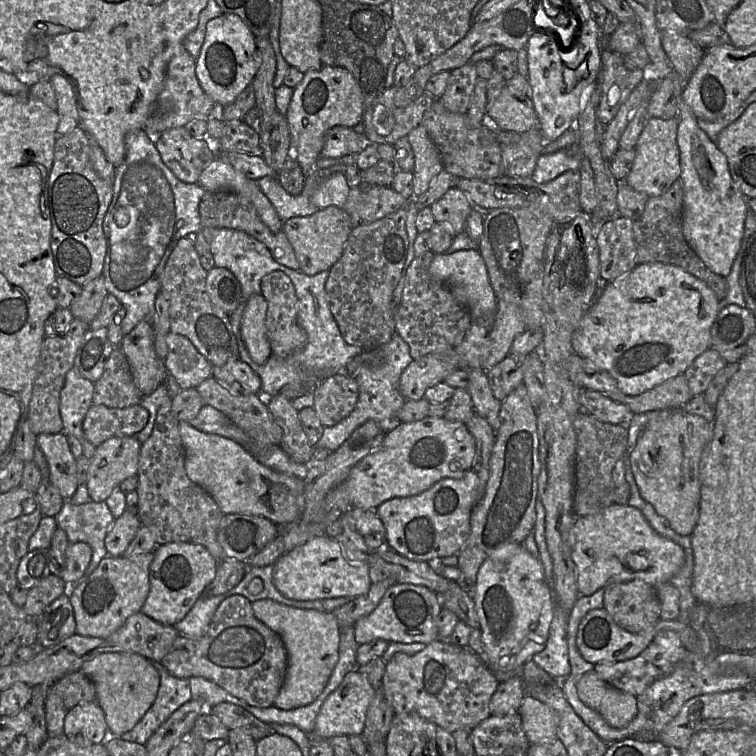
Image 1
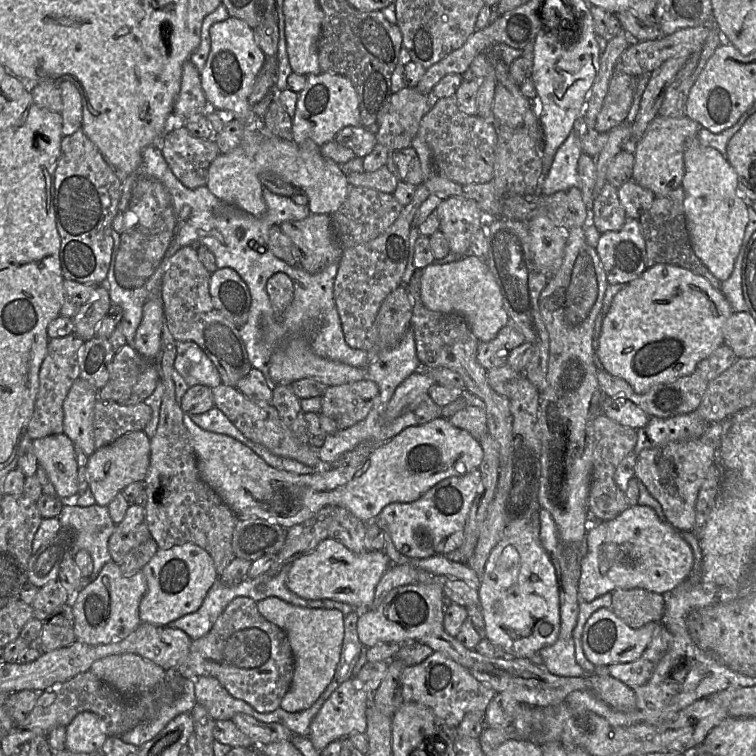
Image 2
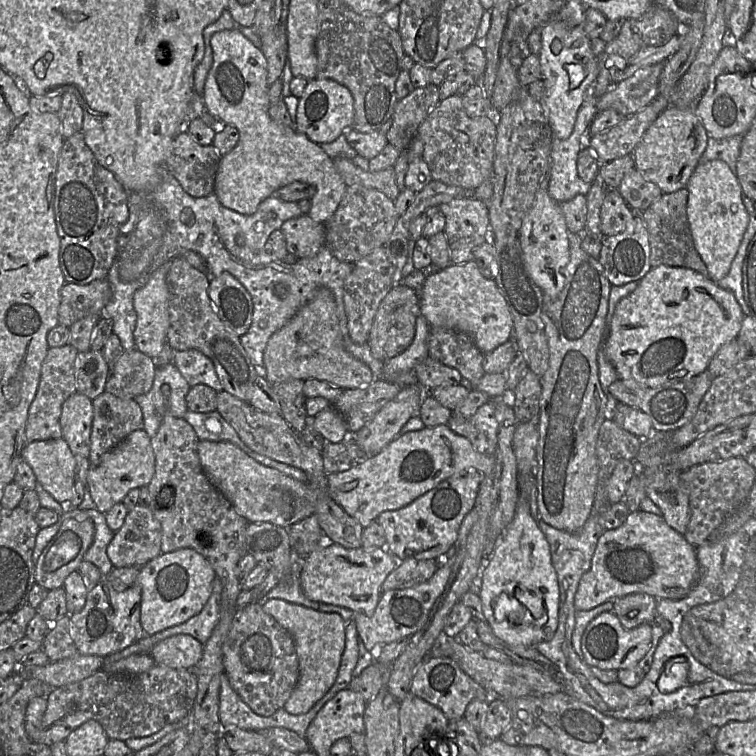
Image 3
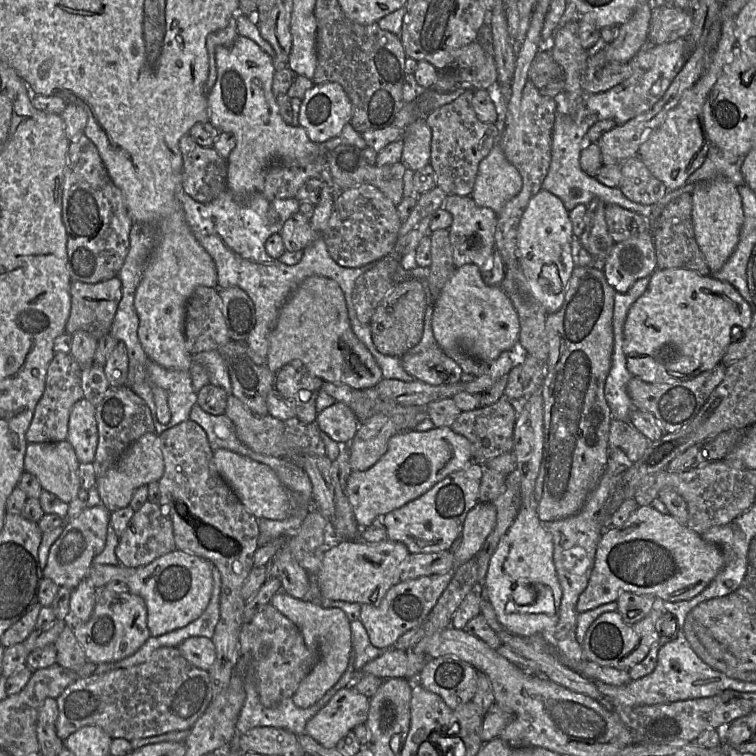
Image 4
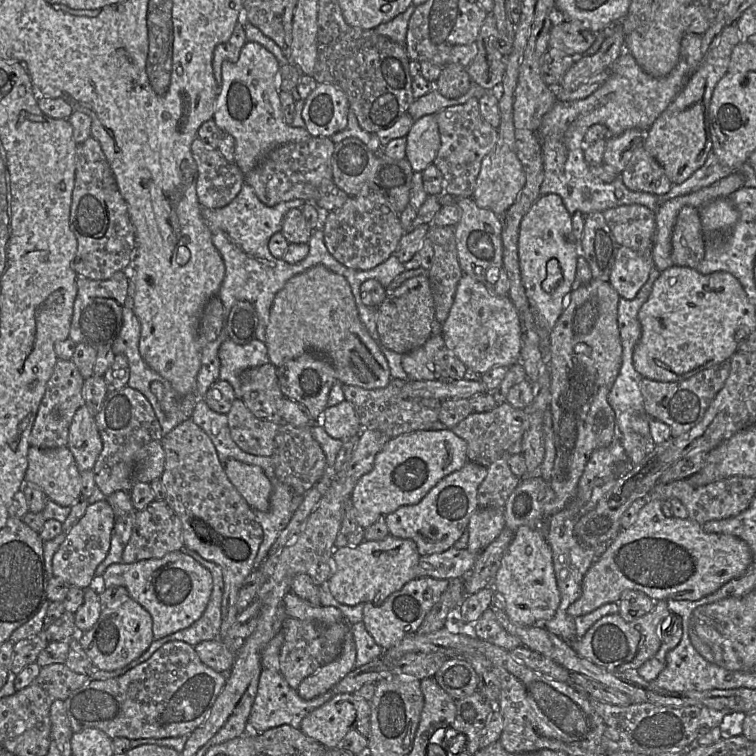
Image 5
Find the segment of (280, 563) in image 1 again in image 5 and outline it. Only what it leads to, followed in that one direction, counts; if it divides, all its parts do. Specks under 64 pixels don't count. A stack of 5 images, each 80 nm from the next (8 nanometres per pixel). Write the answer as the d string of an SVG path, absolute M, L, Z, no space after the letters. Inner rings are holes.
M389 535L380 541L363 541L355 547L335 548L333 572L327 580L332 596L340 603L354 606L359 603L382 604L388 596L416 578L420 554L411 539Z

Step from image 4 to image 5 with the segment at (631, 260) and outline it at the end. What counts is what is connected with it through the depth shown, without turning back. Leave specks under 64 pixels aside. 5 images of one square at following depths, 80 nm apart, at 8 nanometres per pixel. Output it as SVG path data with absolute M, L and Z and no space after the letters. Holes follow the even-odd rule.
M620 246L609 282L620 297L631 300L647 282L653 269L657 268L652 257L644 257L628 247Z

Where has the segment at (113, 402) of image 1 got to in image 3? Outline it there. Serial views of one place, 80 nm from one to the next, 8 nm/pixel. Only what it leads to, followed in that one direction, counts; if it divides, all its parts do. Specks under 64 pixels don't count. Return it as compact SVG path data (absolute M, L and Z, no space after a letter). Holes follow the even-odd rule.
M136 348L124 350L115 362L105 385L105 392L121 399L135 399L148 393L154 382L155 364Z

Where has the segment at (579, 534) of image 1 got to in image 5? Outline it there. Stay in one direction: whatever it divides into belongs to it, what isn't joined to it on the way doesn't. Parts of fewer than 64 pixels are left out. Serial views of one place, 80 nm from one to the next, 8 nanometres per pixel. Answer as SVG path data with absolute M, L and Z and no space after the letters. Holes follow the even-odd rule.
M648 498L634 524L622 529L591 565L582 581L582 594L570 605L568 614L572 617L582 616L605 604L618 603L626 590L644 592L654 601L697 601L716 592L730 580L741 577L751 562L752 553L745 541L728 534L706 533L700 524L689 518L666 517L662 511L662 500Z

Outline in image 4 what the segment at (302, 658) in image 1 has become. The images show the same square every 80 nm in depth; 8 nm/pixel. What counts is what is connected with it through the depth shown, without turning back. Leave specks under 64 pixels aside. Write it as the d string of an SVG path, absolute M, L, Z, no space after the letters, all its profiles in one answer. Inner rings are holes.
M283 591L273 595L270 604L300 629L307 647L319 649L319 661L300 682L291 697L297 707L308 708L320 700L337 683L349 665L352 654L350 621L339 608L323 608L308 600L295 598Z

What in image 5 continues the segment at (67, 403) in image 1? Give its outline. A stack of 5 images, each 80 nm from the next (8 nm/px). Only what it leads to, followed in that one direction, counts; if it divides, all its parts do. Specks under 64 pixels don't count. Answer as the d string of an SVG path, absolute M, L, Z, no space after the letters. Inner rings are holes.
M86 404L75 413L68 435L71 450L80 471L92 470L102 451L103 443L95 415Z

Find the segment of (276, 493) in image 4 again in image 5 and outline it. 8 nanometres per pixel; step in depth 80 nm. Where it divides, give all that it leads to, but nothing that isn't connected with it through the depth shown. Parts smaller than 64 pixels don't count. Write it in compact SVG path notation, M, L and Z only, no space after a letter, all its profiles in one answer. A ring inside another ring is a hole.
M228 459L224 463L224 470L230 482L254 511L269 510L272 485L260 467Z

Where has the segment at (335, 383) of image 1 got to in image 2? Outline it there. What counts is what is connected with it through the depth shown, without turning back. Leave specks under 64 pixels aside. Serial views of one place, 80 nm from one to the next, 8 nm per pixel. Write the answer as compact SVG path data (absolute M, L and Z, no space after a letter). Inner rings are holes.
M367 379L329 386L320 397L320 414L334 420L338 430L349 428L366 418L378 394L377 384Z

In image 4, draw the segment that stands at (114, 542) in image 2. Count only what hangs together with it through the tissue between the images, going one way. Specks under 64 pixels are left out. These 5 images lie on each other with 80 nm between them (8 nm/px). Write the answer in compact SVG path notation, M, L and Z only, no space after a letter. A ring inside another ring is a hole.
M147 501L139 510L134 512L127 528L119 538L116 556L119 560L119 564L136 568L148 565L155 559L174 550L176 550L176 544L173 523L169 512L160 504Z

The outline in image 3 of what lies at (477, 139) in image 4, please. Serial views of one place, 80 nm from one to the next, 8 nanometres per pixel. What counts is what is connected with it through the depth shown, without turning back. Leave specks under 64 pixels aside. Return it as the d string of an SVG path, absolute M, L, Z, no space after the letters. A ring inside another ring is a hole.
M453 95L441 100L418 128L418 136L424 143L423 159L429 166L432 178L466 190L475 190L490 179L494 171L497 127L498 124L488 116L470 117L464 109L461 95Z

